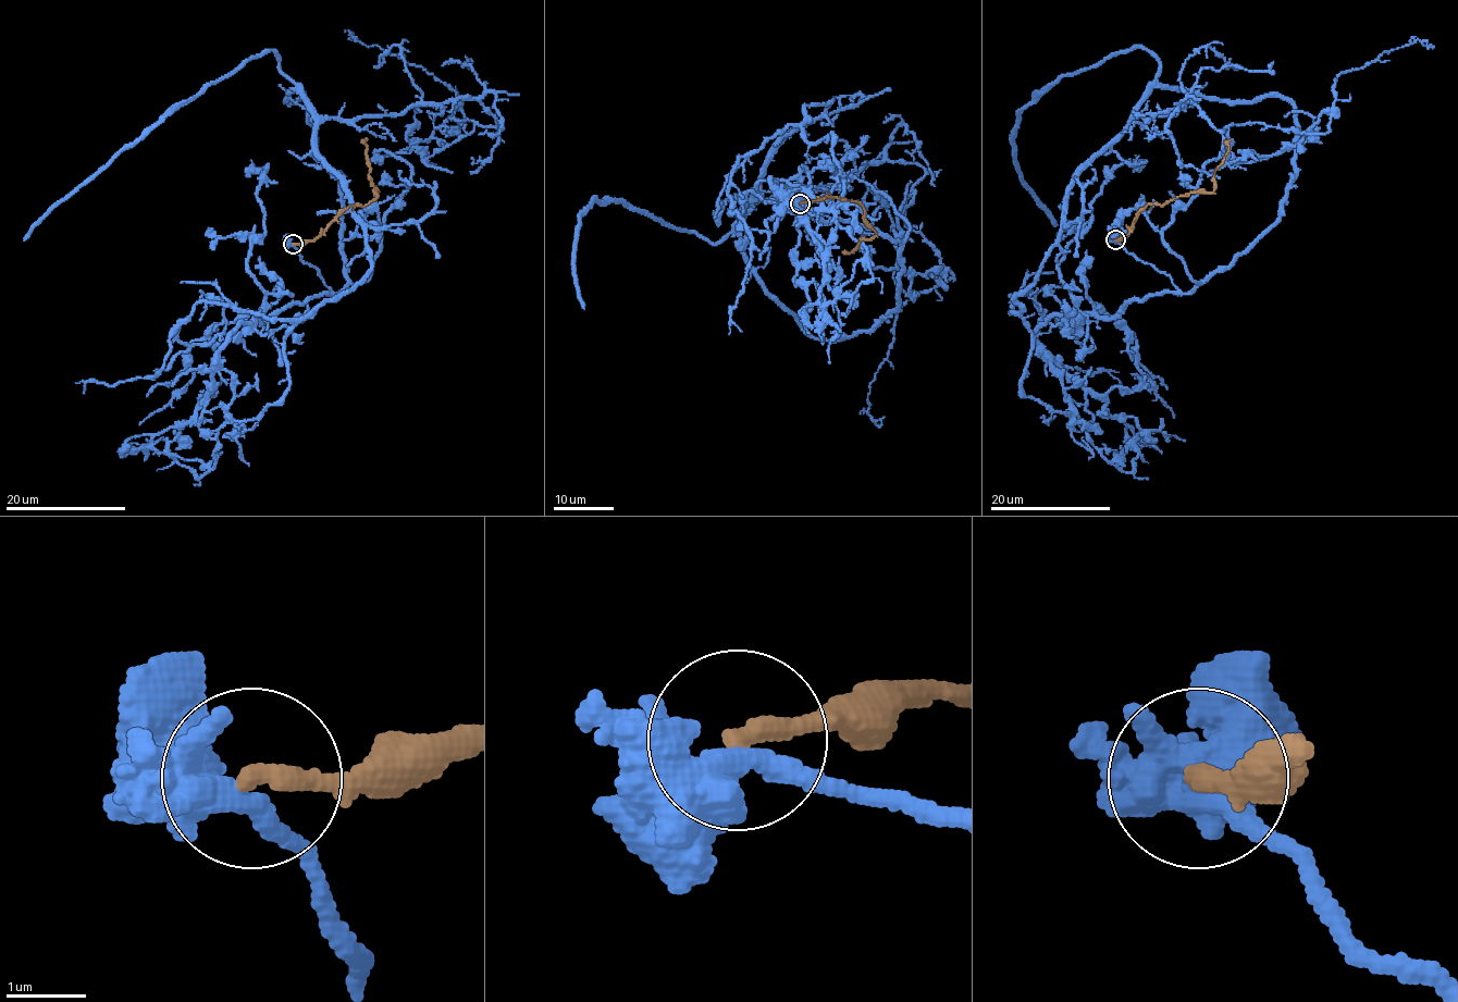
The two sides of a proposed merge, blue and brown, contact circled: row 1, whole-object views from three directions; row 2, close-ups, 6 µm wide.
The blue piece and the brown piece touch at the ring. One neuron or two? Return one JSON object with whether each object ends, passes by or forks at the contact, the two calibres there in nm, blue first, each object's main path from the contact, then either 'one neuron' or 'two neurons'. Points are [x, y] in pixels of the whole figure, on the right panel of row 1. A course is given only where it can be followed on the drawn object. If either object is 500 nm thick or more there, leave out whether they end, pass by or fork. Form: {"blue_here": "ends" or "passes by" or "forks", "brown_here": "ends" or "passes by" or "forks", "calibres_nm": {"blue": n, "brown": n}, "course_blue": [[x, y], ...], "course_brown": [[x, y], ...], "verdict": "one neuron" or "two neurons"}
{"blue_here": "passes by", "brown_here": "ends", "calibres_nm": {"blue": 480, "brown": 280}, "course_blue": [[1115, 238], [1223, 270], [1294, 106], [1140, 46], [1062, 75], [1011, 135], [1058, 224]], "course_brown": [[1114, 238], [1127, 235], [1147, 206], [1164, 205], [1190, 194], [1212, 192], [1214, 171], [1227, 152], [1230, 139]], "verdict": "two neurons"}

